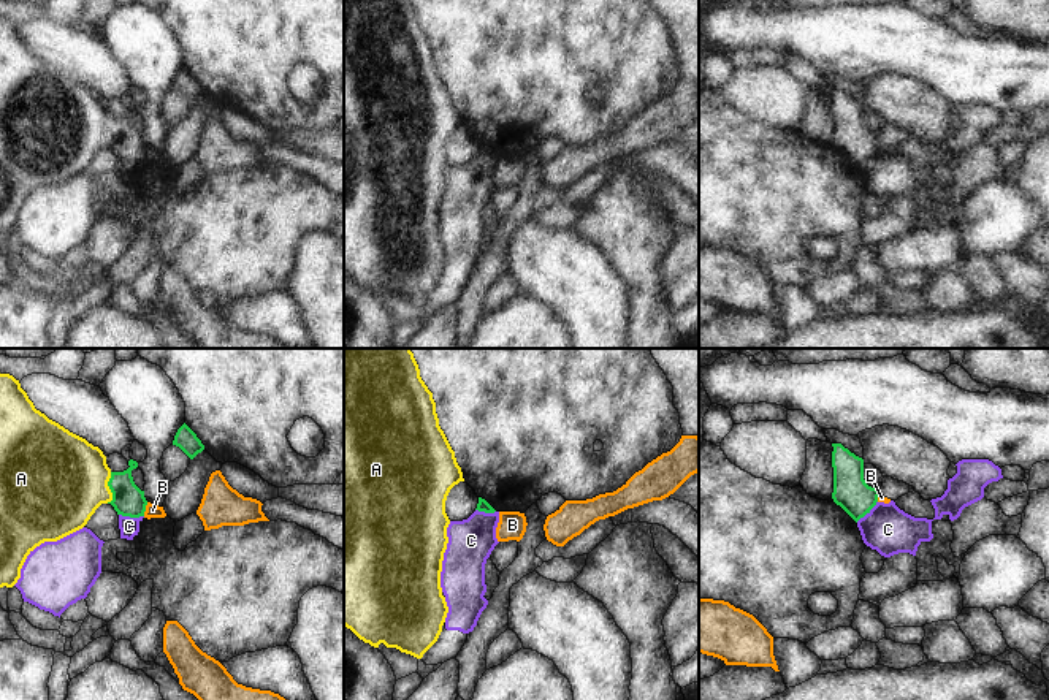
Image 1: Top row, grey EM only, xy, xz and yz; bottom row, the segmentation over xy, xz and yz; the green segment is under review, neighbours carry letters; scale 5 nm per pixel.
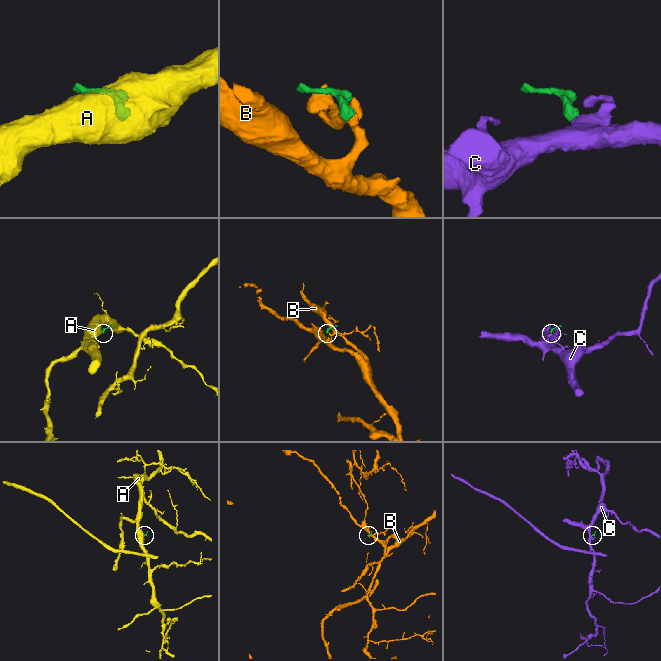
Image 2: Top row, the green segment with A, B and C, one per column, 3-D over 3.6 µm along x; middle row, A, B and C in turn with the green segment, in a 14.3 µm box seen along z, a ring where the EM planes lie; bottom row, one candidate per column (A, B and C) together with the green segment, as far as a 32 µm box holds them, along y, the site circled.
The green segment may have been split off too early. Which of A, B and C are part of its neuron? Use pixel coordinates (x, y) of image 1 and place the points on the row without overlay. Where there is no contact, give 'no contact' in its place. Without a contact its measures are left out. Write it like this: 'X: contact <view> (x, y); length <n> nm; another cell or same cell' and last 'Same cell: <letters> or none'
A: contact xy (110, 133); length 160 nm; same cell
B: contact xy (144, 154); length 80 nm; another cell
C: contact xy (132, 162); length 130 nm; another cell
Same cell: A

